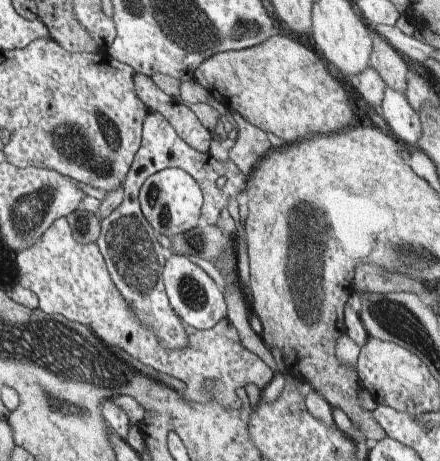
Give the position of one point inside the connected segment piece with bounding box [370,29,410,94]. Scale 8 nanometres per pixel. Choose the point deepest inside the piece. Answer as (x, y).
(385, 59)

